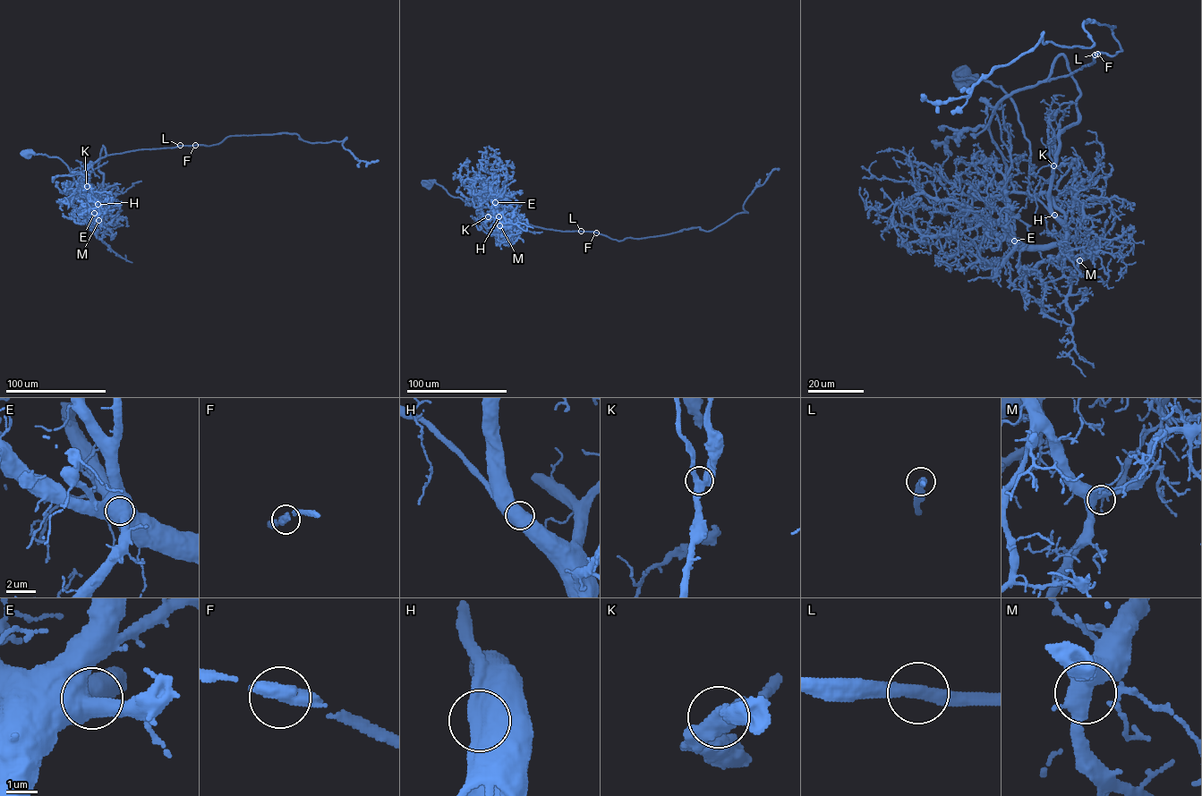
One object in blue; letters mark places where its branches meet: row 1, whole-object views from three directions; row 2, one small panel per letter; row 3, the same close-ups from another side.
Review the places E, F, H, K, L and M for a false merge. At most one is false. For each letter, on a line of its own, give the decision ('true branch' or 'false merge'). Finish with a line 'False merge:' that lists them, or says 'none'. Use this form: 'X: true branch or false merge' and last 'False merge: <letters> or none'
E: true branch
F: true branch
H: true branch
K: true branch
L: true branch
M: true branch
False merge: none

